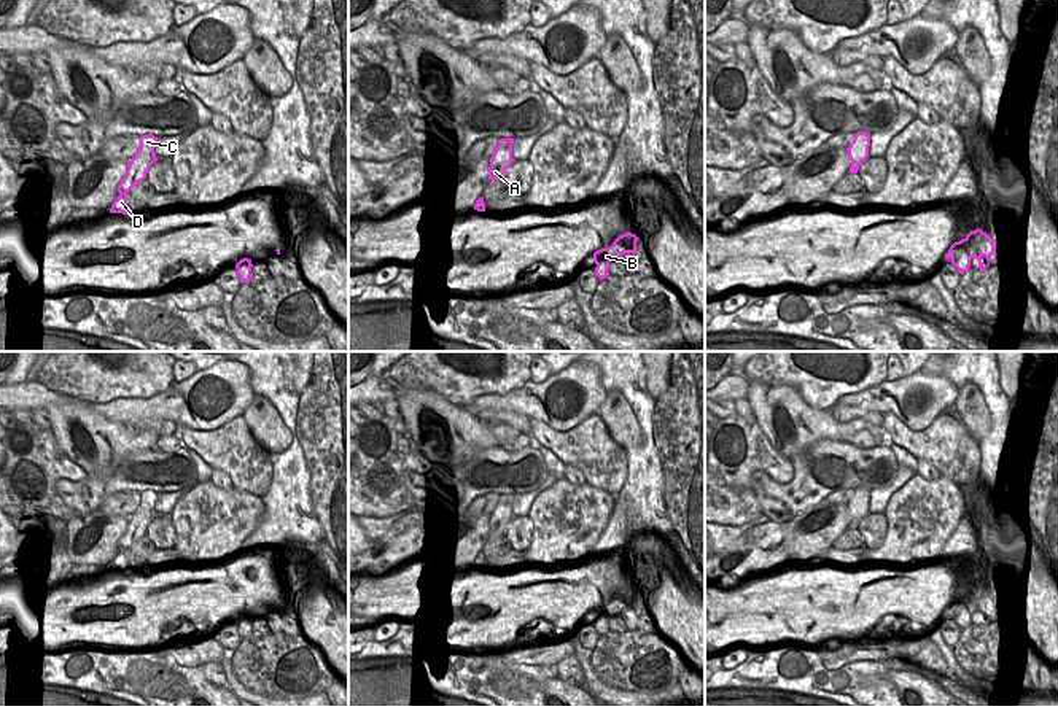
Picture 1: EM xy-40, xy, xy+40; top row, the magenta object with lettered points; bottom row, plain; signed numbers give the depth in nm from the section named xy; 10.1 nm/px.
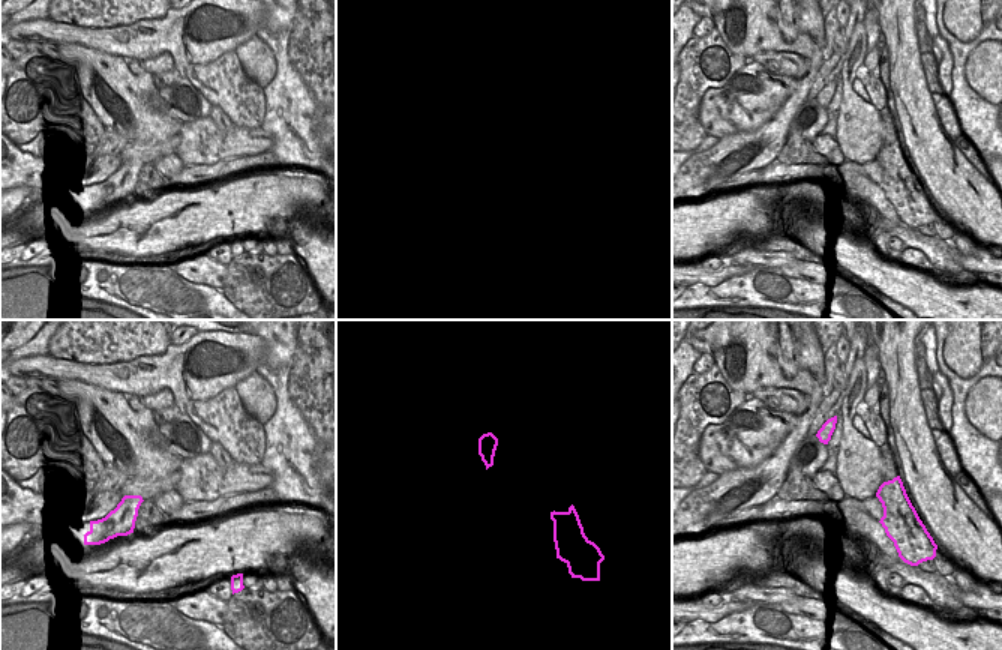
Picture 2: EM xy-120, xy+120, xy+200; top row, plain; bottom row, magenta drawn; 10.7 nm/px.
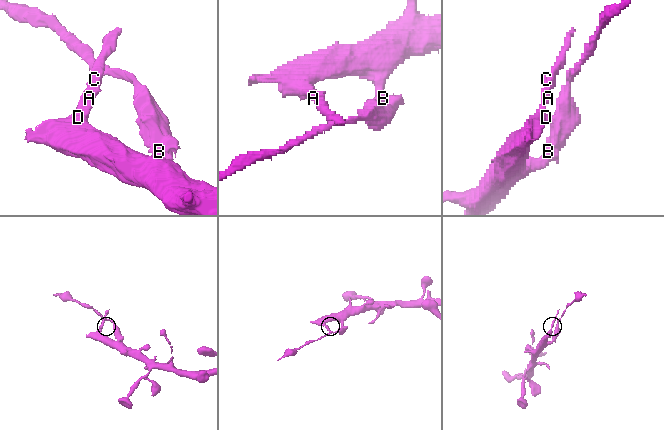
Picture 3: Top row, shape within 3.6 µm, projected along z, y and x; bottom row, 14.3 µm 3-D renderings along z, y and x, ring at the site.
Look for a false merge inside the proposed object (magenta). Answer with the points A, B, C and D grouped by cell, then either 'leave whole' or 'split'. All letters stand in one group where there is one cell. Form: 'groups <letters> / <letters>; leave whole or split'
groups A C D / B; split

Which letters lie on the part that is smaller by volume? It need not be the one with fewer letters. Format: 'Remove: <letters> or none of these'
Remove: B

